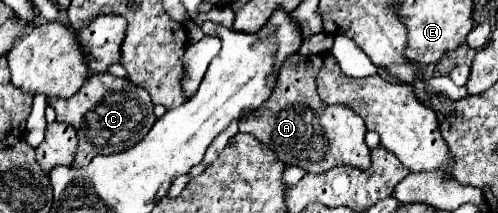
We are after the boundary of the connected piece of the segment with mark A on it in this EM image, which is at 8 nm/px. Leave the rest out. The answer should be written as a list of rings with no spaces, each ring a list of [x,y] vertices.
[[[300,53],[292,55],[288,59],[288,63],[284,63],[284,67],[280,69],[274,93],[268,99],[268,103],[264,103],[260,109],[256,109],[248,117],[240,119],[240,131],[254,135],[266,147],[274,149],[276,157],[282,163],[286,163],[286,165],[298,165],[304,171],[324,173],[330,167],[338,167],[338,165],[352,165],[352,167],[358,167],[358,169],[366,169],[372,163],[370,161],[370,149],[368,149],[368,145],[364,141],[366,125],[350,109],[346,109],[342,105],[324,105],[320,101],[314,79],[316,79],[316,73],[320,71],[322,65],[324,65],[322,55],[300,55]]]

